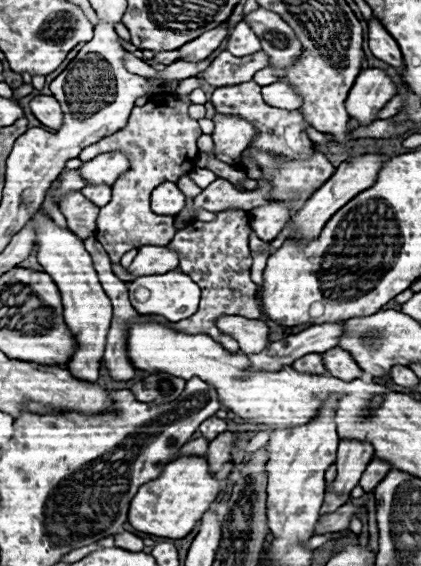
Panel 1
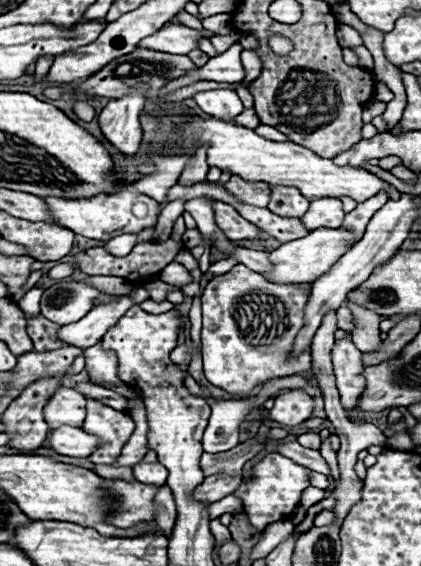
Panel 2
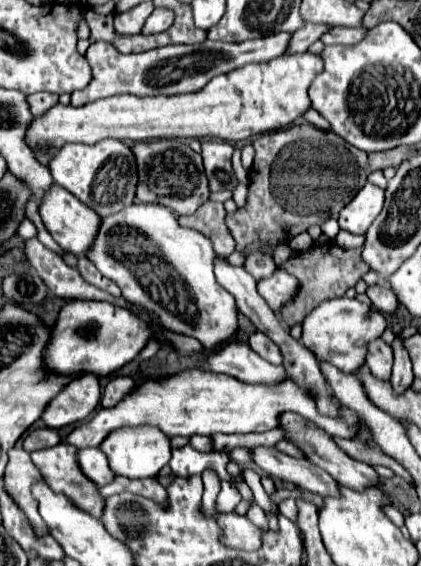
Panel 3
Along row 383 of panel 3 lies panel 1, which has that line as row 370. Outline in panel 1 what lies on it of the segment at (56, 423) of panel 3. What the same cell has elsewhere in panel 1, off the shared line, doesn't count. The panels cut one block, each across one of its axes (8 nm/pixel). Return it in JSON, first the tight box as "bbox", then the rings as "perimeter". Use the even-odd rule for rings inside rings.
{"bbox":[34,214,112,382],"perimeter":[[[34,214],[34,220],[38,220],[34,224],[38,264],[56,282],[56,286],[62,294],[62,302],[64,302],[64,320],[80,344],[80,348],[72,354],[66,368],[80,380],[96,382],[102,352],[104,352],[104,342],[106,342],[106,334],[108,334],[110,318],[112,318],[110,298],[106,298],[106,292],[102,290],[102,286],[98,282],[98,274],[94,270],[90,254],[84,248],[84,242],[72,230],[60,228],[48,216]]]}

